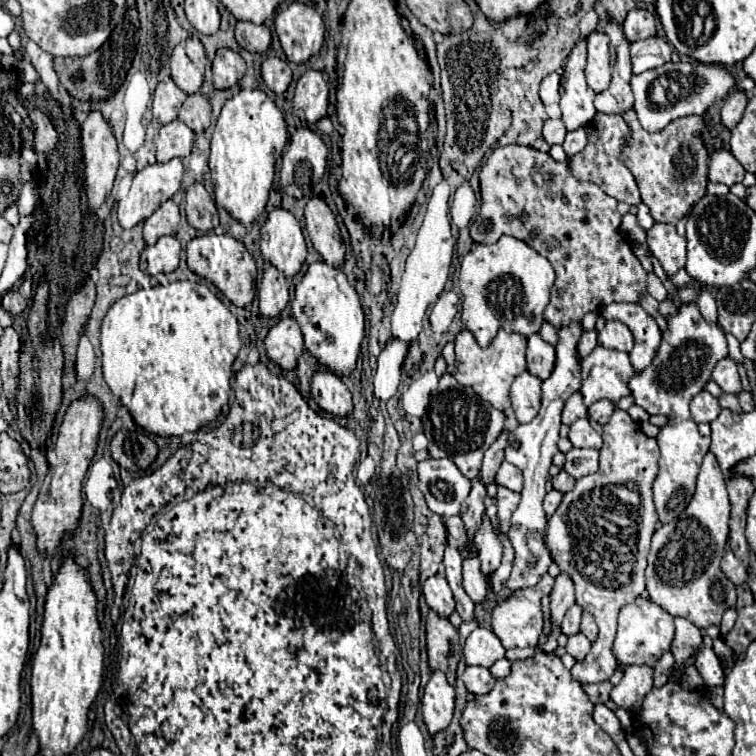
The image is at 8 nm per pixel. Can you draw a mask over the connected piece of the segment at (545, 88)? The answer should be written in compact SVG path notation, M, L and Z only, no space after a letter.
M555 71L555 73L547 75L547 77L541 81L539 93L541 93L541 101L543 101L545 105L553 105L553 103L559 101L559 77L561 77L561 75Z

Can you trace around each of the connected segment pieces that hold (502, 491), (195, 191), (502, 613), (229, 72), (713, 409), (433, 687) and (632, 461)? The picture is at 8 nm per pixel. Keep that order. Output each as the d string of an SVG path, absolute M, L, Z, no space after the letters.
M497 485L497 517L499 517L499 525L503 529L503 533L509 531L511 525L511 515L519 505L519 493L509 491L503 485Z
M193 183L187 189L187 221L191 227L195 227L197 231L211 231L219 225L219 215L215 209L213 199L209 197L209 193L205 191L205 187L201 183Z
M545 573L541 581L527 589L517 589L507 599L503 599L491 613L491 629L501 639L505 649L511 647L535 647L539 635L543 633L543 611L541 611L541 597L547 595L553 587L553 577Z
M219 49L213 59L213 85L217 89L235 87L245 75L245 61L231 49Z
M707 391L697 393L691 399L691 417L695 423L711 423L719 415L719 411L721 411L719 401L711 397L711 393Z
M433 671L429 683L425 685L423 691L423 719L427 723L427 729L431 735L447 729L453 717L453 701L455 701L455 691L447 683L443 671Z
M615 409L609 423L603 425L599 471L581 477L573 491L563 495L559 509L547 523L545 541L553 561L573 579L577 605L589 611L599 625L599 637L591 645L591 653L585 661L571 667L571 675L579 683L607 681L615 673L617 659L611 647L617 629L617 613L625 603L635 601L645 591L647 553L657 525L651 495L651 485L657 477L657 461L657 441L647 437L627 411Z

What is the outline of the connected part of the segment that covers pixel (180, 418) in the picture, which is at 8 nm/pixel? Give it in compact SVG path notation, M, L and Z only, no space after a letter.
M175 281L139 289L121 297L105 315L101 325L103 377L115 397L129 409L133 421L147 433L161 437L181 437L195 433L217 419L229 399L231 365L241 349L235 315L205 285Z

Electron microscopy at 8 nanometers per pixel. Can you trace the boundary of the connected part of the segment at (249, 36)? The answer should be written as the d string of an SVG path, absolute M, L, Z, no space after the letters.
M239 21L235 27L235 39L251 53L265 53L271 45L271 31L265 25Z

